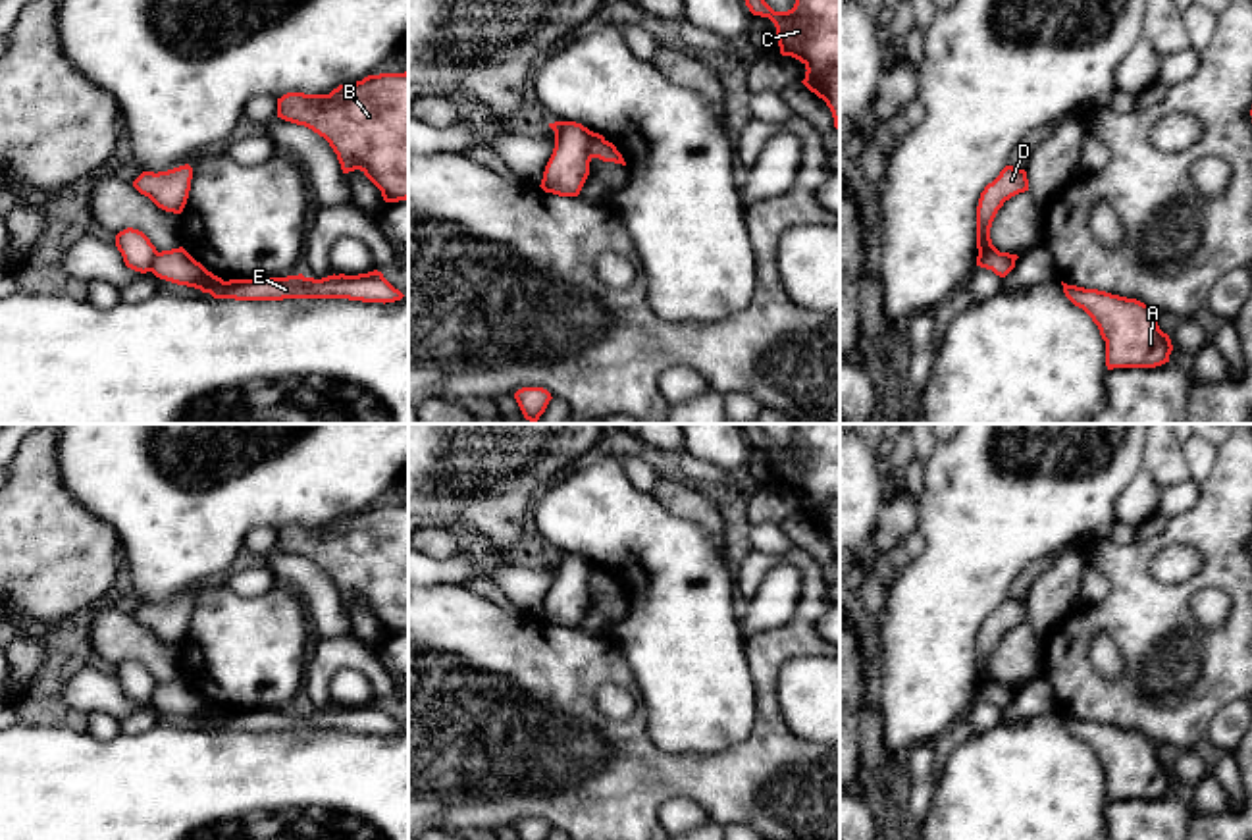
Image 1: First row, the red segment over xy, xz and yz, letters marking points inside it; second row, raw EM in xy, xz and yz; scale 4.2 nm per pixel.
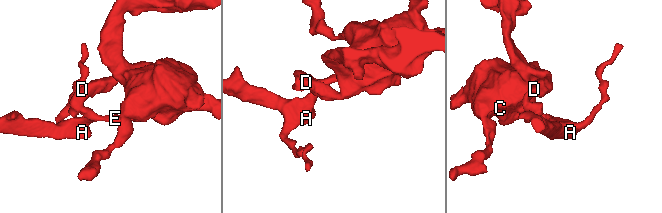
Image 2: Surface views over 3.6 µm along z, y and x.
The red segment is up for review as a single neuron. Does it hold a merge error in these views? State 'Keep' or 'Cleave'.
Cleave

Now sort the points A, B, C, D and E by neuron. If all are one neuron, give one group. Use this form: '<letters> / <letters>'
A E / B C D

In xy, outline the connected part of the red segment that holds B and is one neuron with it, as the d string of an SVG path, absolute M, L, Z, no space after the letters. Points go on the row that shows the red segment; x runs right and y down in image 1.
M408 71L368 75L329 94L287 92L277 118L324 137L343 173L360 170L385 202L408 198Z

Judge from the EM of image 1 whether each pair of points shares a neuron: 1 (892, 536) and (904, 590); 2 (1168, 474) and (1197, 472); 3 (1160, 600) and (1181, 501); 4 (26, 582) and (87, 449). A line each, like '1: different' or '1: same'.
1: different
2: different
3: different
4: different

